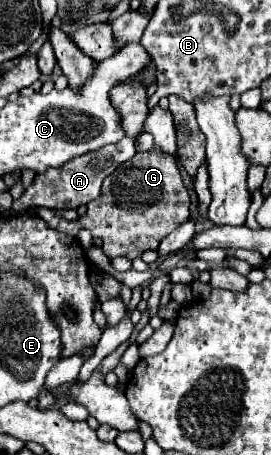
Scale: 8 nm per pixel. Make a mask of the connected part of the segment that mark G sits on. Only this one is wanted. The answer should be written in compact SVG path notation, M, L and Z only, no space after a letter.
M154 148L150 152L136 152L132 160L120 164L114 174L104 180L100 198L88 204L88 212L80 220L68 222L46 208L38 208L38 216L46 220L50 228L70 236L76 236L82 228L90 230L94 238L102 238L104 252L110 260L116 256L134 260L146 250L156 250L164 236L190 218L190 198L174 156Z

